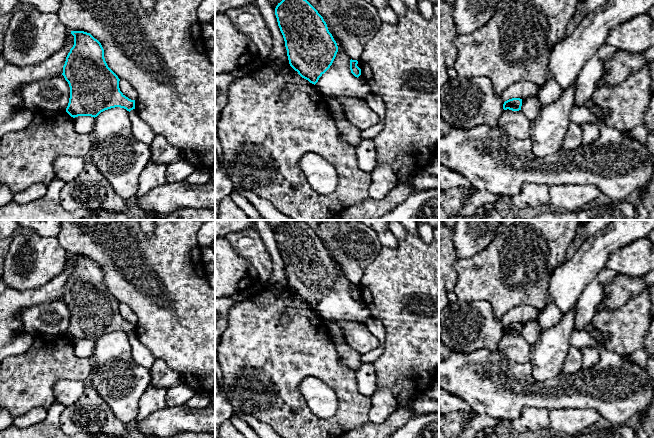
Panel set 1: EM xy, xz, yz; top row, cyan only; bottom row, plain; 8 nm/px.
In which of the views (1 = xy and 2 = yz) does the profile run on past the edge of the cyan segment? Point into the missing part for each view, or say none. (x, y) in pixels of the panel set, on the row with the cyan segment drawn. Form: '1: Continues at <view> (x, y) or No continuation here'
1: No continuation here
2: No continuation here

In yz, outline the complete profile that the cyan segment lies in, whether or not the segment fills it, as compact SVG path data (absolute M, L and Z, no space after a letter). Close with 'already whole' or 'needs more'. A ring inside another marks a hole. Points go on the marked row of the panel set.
M512 98L504 102L503 109L504 110L512 110L512 111L519 111L521 110L522 106L522 99L520 98Z; already whole

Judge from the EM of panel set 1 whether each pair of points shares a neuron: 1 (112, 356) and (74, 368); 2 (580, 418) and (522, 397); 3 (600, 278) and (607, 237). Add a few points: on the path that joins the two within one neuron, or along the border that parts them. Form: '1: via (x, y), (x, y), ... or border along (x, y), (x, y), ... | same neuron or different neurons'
1: border along (89, 359), (92, 369), (87, 379) | different neurons
2: border along (578, 409), (549, 410) | different neurons
3: border along (605, 267), (586, 286) | different neurons

